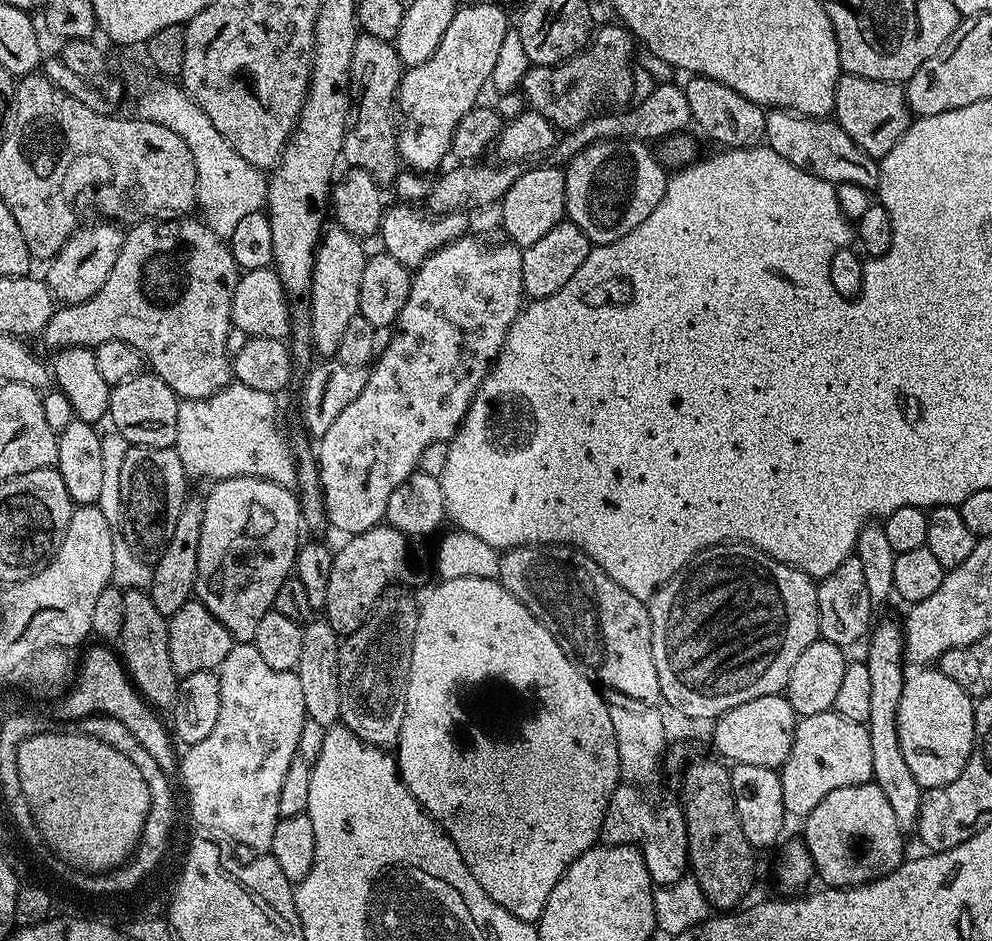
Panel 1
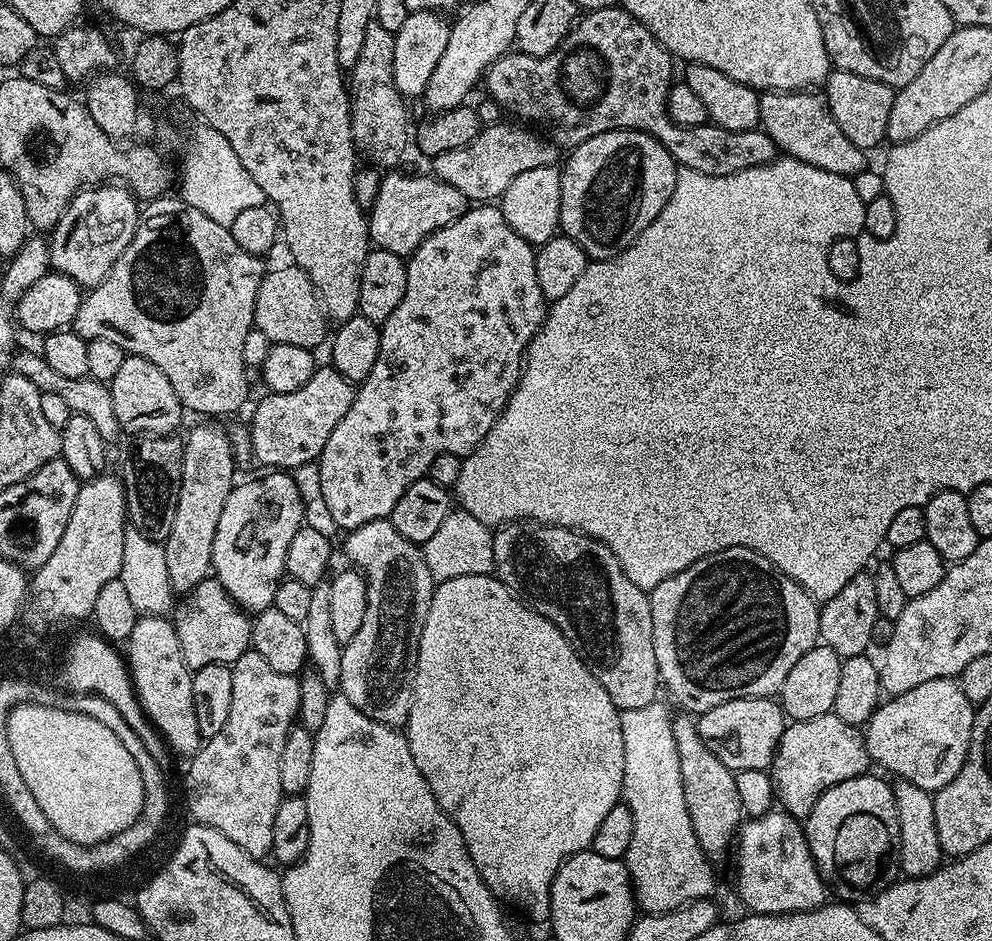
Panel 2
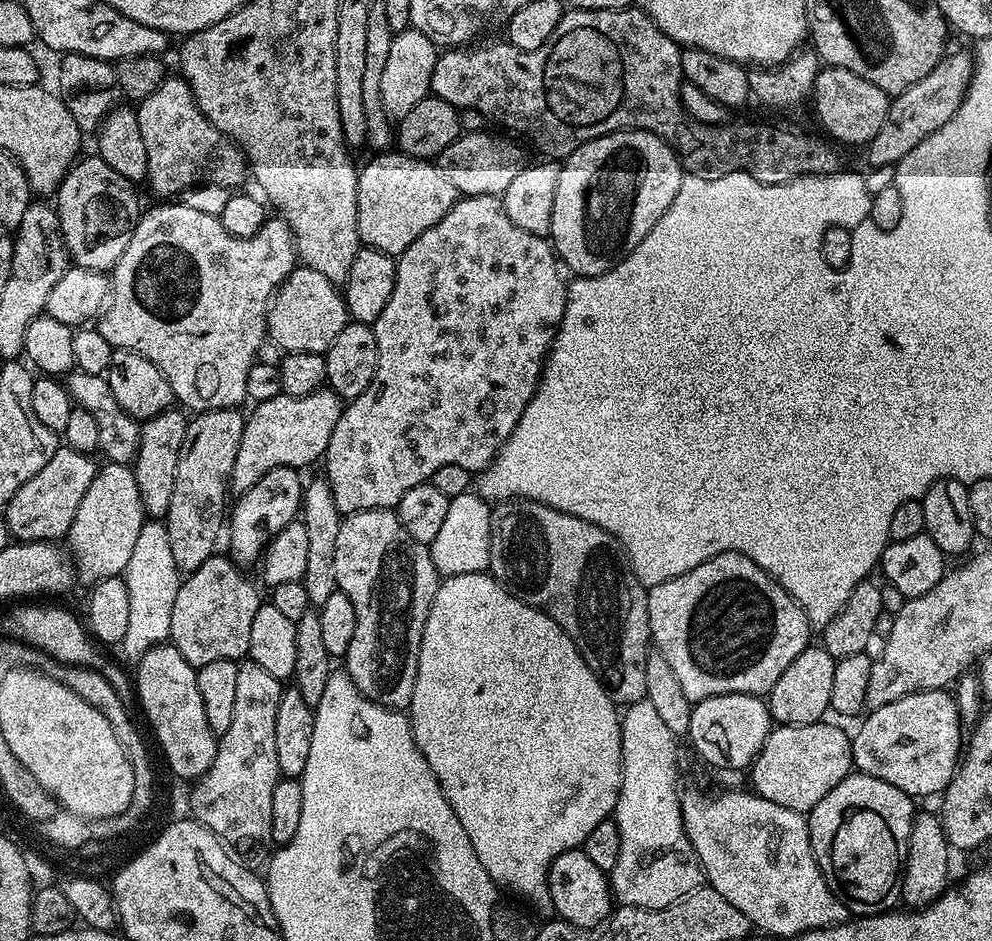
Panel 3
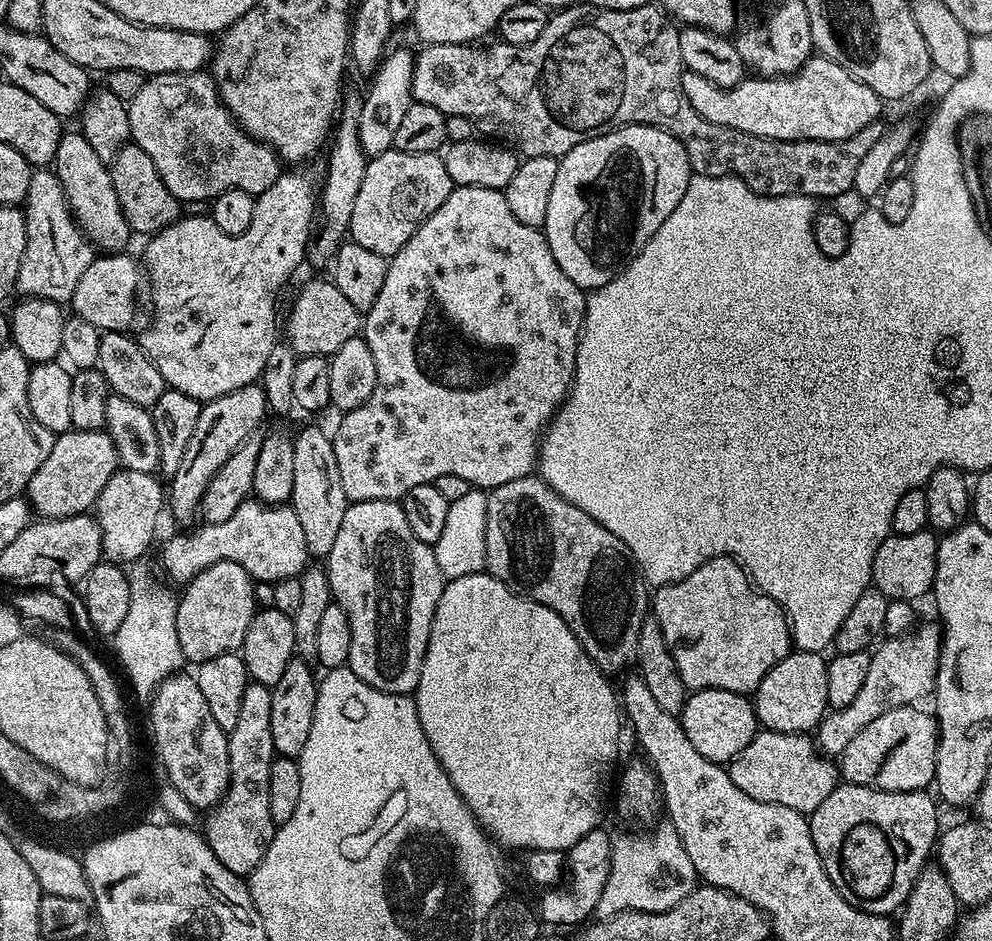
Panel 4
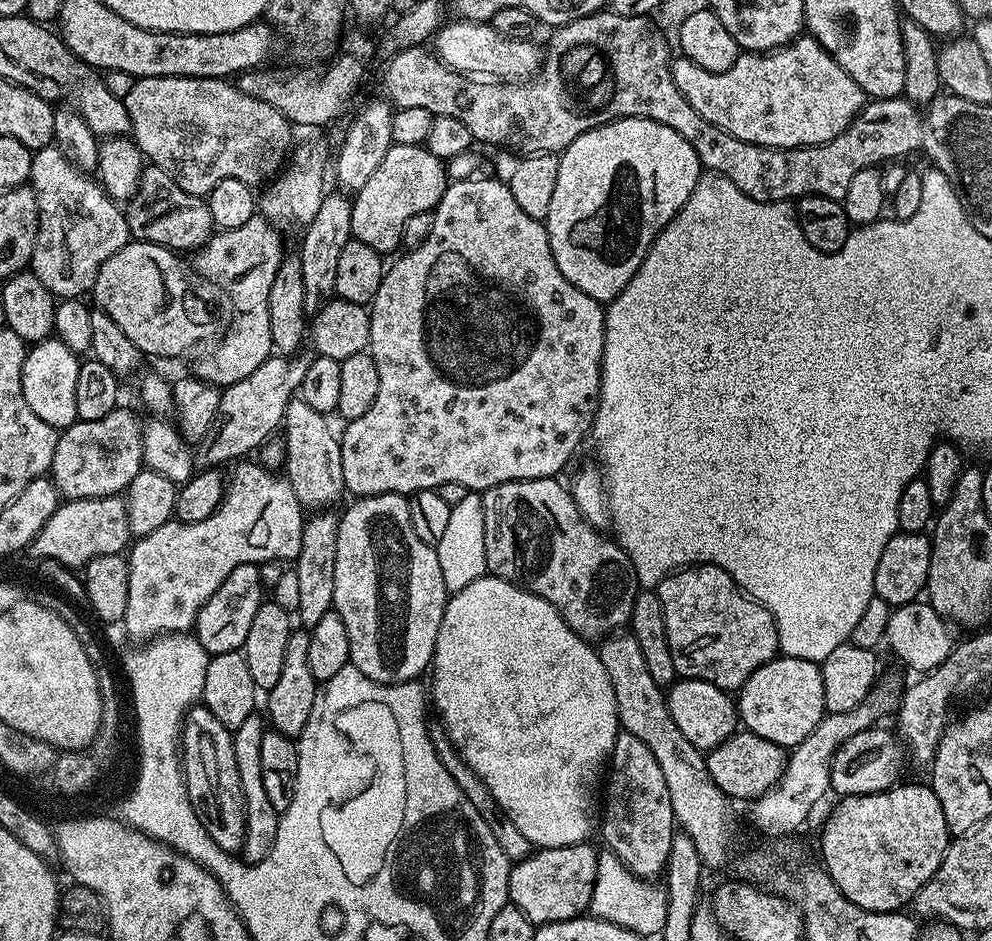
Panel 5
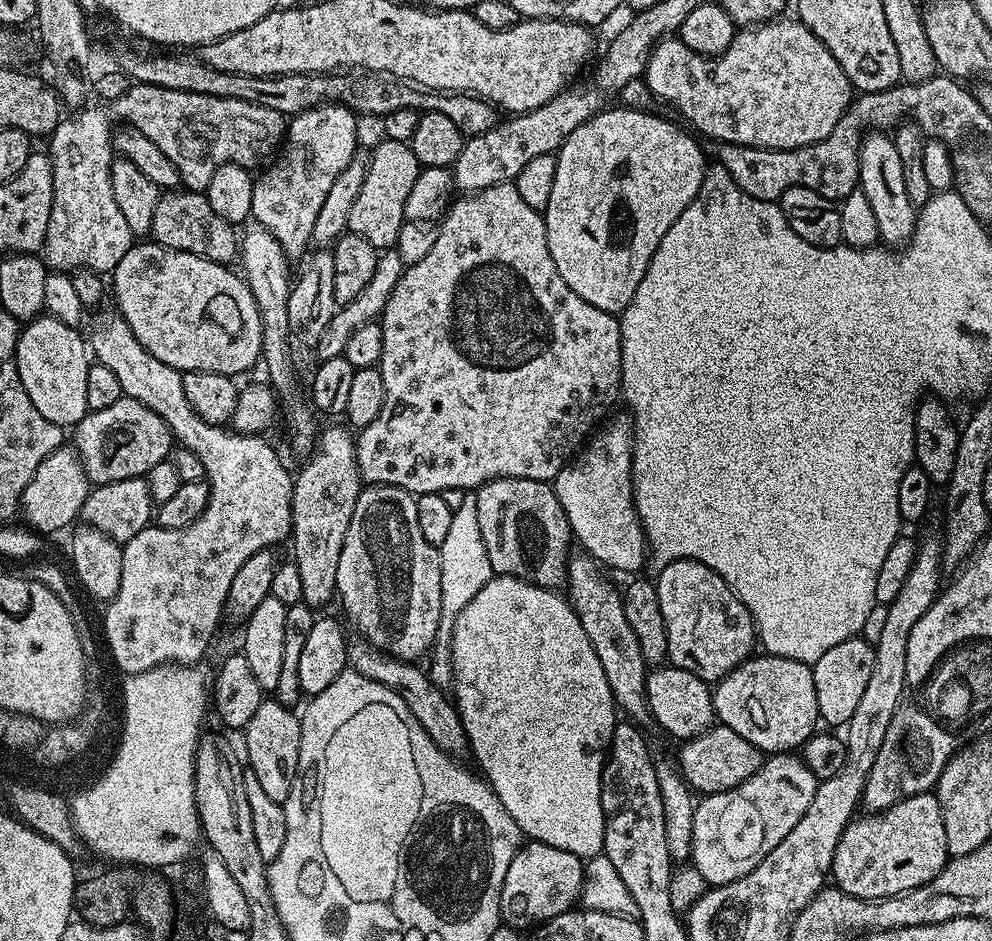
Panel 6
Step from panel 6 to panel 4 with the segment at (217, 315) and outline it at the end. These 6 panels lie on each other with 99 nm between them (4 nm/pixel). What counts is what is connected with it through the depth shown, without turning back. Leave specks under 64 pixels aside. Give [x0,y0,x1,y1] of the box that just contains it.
[70,254,138,332]

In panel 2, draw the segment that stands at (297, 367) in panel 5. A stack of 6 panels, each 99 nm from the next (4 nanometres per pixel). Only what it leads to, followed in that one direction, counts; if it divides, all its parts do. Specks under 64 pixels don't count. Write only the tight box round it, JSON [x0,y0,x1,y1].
[163,422,236,594]

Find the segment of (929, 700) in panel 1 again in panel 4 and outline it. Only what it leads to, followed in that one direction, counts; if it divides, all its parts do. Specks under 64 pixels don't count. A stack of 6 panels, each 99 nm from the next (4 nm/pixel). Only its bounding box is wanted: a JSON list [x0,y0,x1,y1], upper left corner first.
[838,706,938,792]

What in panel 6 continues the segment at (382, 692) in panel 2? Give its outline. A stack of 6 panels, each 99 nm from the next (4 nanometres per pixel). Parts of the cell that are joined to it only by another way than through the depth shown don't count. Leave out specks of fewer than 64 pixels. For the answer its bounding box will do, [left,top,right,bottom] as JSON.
[336,484,442,661]

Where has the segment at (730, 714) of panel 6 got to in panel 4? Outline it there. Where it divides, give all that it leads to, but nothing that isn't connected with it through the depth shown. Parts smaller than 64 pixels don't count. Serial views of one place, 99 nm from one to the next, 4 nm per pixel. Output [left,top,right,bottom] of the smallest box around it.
[754,650,829,733]

